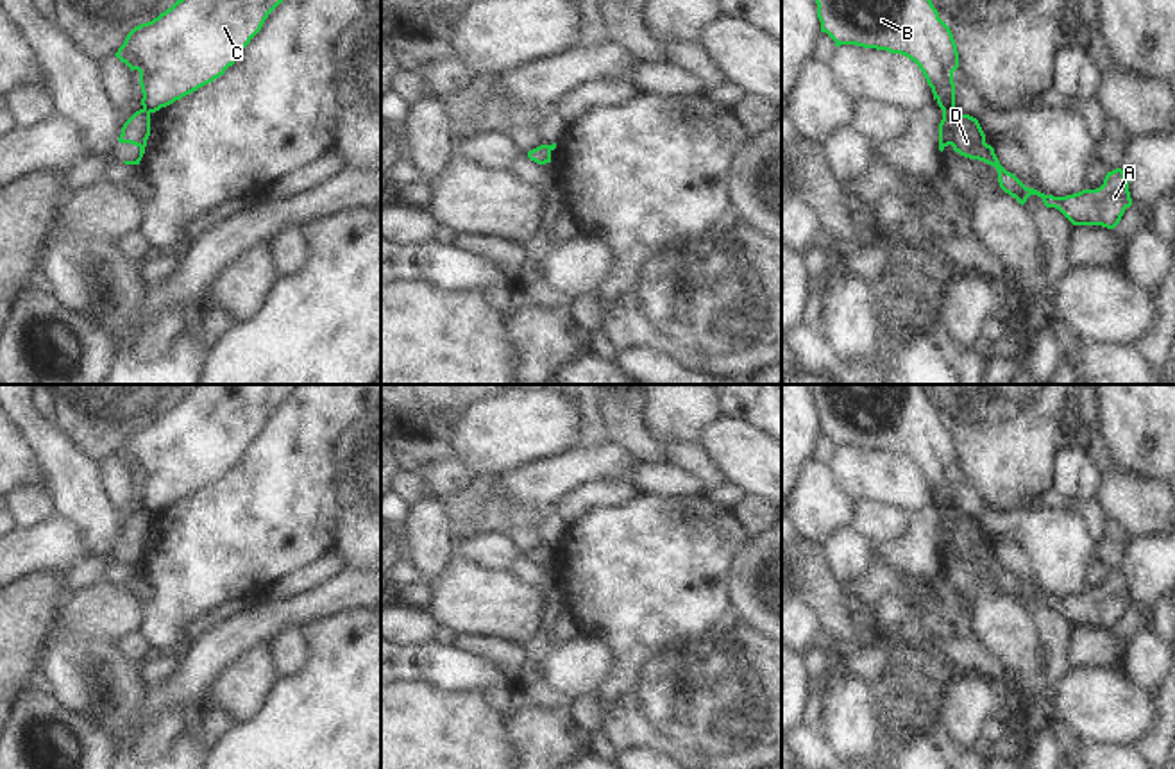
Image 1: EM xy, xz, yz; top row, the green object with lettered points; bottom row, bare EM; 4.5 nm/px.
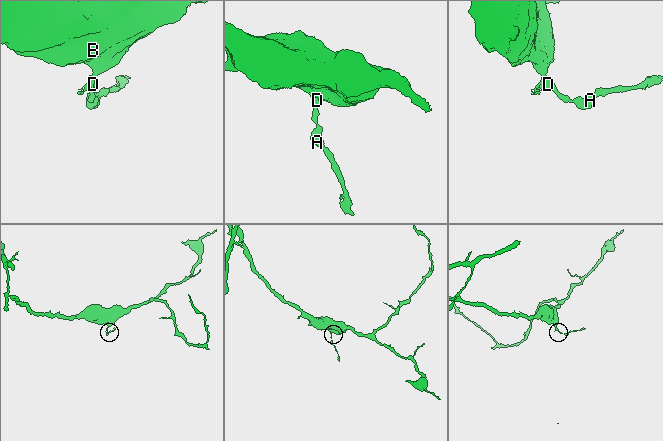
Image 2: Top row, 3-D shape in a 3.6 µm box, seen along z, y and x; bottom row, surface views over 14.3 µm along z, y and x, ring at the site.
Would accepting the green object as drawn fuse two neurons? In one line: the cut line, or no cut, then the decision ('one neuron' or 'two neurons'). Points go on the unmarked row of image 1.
yz (954, 507), (943, 512) | two neurons

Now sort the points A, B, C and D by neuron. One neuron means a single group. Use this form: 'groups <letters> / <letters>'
groups A D / B C

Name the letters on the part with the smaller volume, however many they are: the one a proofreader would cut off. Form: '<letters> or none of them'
A, D.

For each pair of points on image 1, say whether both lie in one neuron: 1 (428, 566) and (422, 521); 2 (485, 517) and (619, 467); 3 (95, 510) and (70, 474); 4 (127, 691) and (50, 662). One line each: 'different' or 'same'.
1: same
2: same
3: same
4: same

